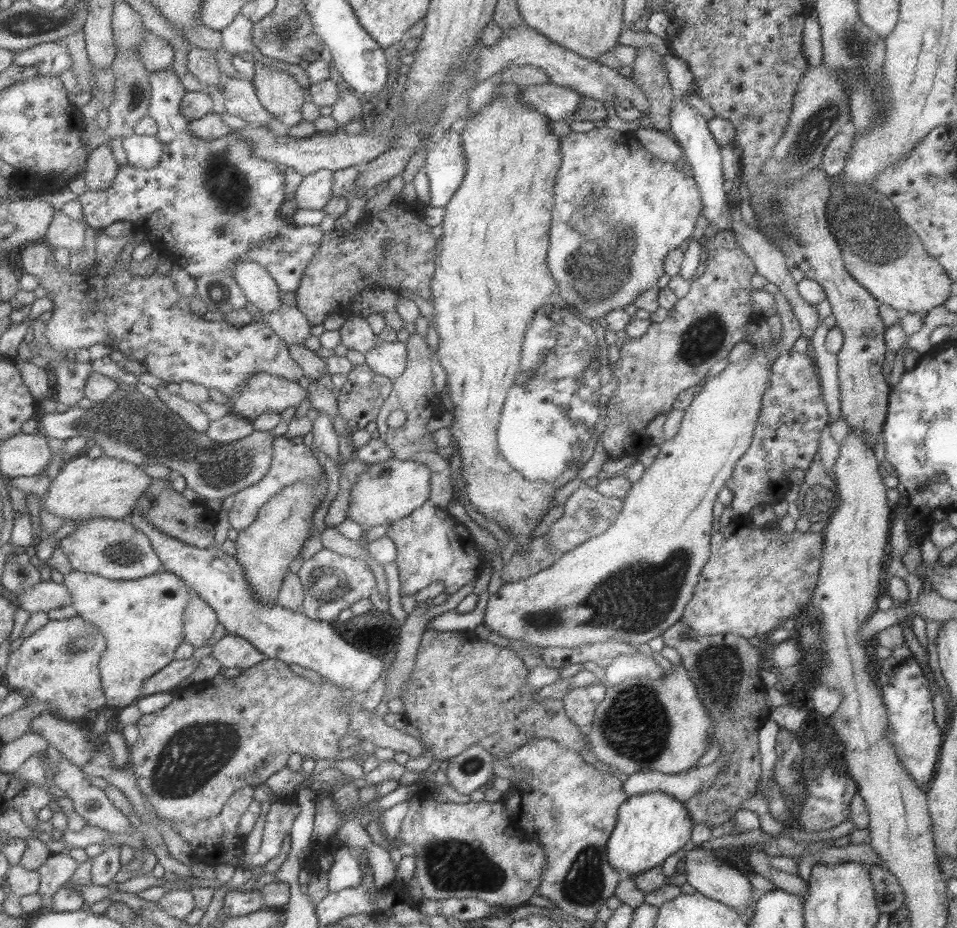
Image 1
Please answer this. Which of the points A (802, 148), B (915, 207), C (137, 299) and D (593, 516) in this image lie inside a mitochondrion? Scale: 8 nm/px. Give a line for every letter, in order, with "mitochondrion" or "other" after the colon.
A: mitochondrion
B: mitochondrion
C: other
D: mitochondrion

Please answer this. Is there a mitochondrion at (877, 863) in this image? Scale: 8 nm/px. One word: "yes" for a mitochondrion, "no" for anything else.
no

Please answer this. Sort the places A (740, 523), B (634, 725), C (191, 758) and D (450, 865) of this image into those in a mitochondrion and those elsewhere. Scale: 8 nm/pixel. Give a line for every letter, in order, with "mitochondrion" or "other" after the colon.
A: other
B: mitochondrion
C: mitochondrion
D: mitochondrion

